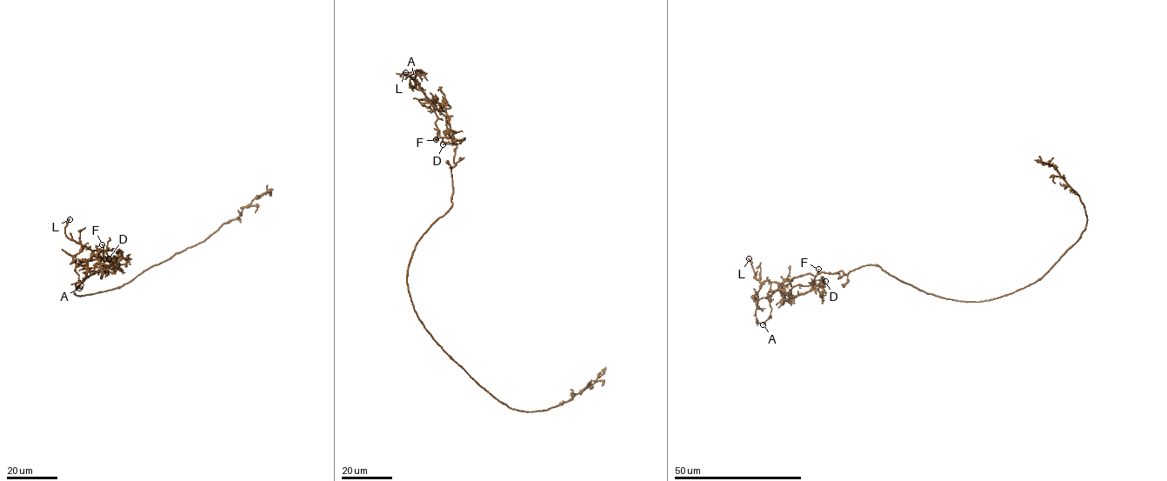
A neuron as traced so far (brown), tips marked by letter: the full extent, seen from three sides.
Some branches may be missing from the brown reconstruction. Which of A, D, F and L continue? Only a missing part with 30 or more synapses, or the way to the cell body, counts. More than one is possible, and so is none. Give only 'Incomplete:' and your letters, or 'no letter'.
Incomplete: L

